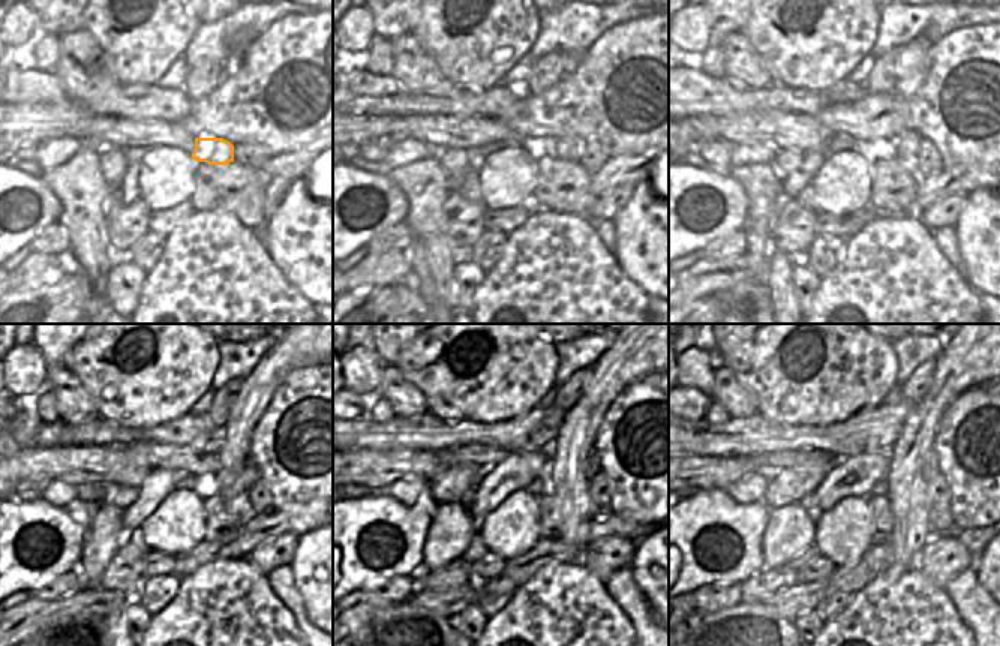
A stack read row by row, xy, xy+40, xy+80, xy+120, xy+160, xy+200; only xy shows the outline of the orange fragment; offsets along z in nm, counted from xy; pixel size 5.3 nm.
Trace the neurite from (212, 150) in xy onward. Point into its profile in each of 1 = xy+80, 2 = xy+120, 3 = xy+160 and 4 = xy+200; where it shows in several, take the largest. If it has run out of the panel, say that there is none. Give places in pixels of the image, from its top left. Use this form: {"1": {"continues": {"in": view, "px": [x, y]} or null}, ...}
{"1": {"continues": {"in": "xy+80", "px": [904, 147]}}, "2": {"continues": {"in": "xy+120", "px": [249, 474]}}, "3": {"continues": {"in": "xy+160", "px": [592, 468]}}, "4": {"continues": {"in": "xy+200", "px": [930, 460]}}}

